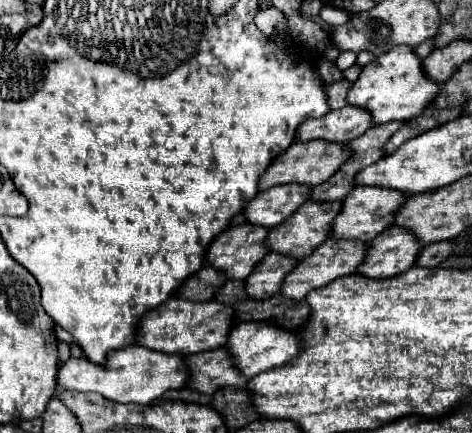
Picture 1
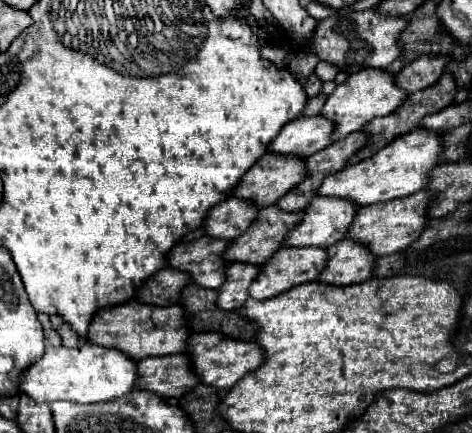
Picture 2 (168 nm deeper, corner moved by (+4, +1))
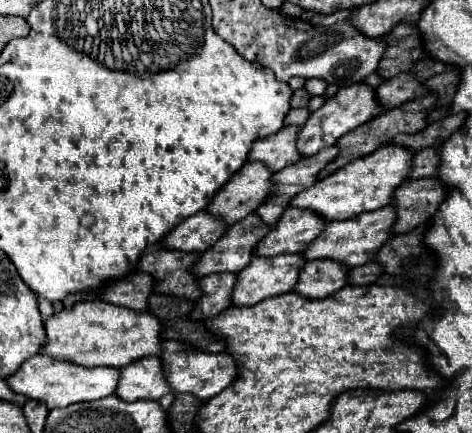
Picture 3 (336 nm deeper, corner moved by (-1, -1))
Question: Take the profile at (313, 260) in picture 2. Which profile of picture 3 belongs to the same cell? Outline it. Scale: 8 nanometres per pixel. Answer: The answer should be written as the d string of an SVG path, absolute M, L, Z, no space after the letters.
M281 254L271 258L257 258L237 272L237 282L231 294L231 304L253 306L259 300L287 294L295 288L303 268L301 254Z

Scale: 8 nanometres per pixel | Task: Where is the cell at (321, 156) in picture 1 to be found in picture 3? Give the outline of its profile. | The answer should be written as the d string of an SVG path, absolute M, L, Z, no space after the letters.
M261 162L245 164L223 188L217 190L205 210L227 224L243 220L243 216L255 212L255 208L267 198L267 192L271 190L271 176L271 170Z

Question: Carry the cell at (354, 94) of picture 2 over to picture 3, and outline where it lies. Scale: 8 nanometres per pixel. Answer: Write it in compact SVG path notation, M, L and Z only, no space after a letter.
M359 82L359 84L351 84L351 88L341 88L319 110L315 110L307 118L307 122L299 128L299 134L297 134L297 150L299 150L301 156L313 156L321 148L333 146L343 134L347 134L347 132L363 126L365 122L369 122L379 112L383 112L383 108L379 108L379 104L375 104L375 90L369 88L367 84Z

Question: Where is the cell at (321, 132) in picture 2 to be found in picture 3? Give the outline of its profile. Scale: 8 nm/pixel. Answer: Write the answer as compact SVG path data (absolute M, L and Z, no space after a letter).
M285 126L277 134L255 140L249 152L247 162L263 162L271 172L279 172L295 160L301 160L295 140L297 140L297 126Z

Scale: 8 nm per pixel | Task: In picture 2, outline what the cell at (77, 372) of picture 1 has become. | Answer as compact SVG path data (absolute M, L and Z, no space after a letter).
M80 344L76 348L48 346L44 356L24 372L24 378L20 378L20 390L30 394L36 402L68 400L74 404L94 404L132 394L138 378L138 362L120 350L96 344Z

